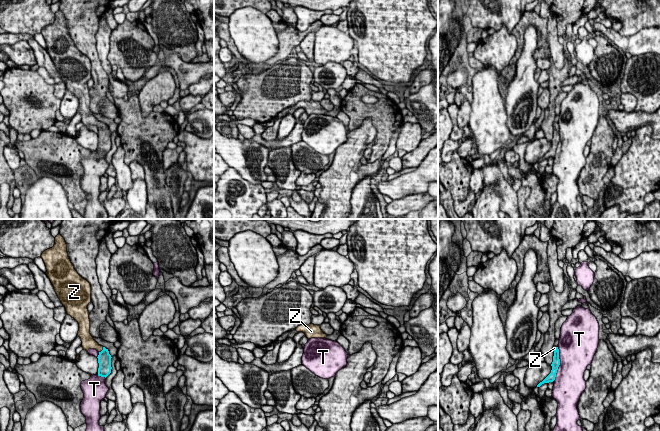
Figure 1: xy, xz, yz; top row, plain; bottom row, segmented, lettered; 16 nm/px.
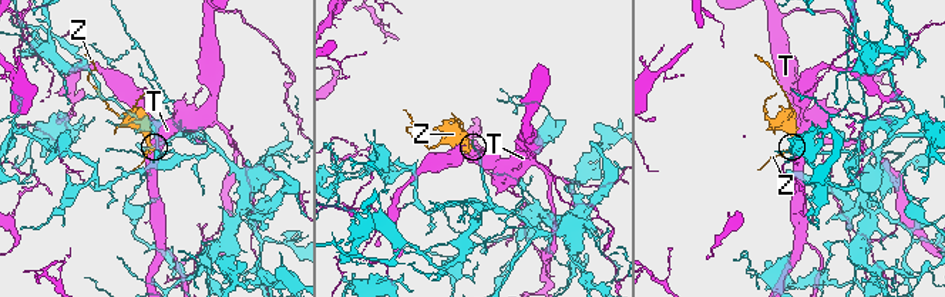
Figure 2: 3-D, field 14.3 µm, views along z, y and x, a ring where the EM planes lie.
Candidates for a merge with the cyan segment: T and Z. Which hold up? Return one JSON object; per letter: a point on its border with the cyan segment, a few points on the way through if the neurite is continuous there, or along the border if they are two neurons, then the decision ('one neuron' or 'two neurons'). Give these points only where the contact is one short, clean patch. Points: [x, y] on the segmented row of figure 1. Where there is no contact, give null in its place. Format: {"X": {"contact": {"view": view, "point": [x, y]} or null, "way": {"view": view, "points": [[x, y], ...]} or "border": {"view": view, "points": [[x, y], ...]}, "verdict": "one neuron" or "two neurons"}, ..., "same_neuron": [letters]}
{"T": {"contact": {"view": "yz", "point": [559, 364]}, "verdict": "two neurons"}, "Z": {"contact": {"view": "xy", "point": [102, 350]}, "way": {"view": "xy", "points": [[104, 358], [102, 350], [89, 343]]}, "verdict": "one neuron"}, "same_neuron": ["Z"]}

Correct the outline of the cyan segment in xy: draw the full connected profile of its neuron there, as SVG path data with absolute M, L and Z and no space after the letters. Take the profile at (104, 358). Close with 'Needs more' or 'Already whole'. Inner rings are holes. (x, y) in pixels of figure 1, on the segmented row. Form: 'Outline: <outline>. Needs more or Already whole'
Outline: M58 234L52 248L45 250L43 259L54 290L65 306L66 312L79 324L78 336L84 350L96 349L98 355L98 376L107 377L111 373L111 355L108 349L99 345L90 334L90 319L87 306L91 301L91 285L74 269L67 252L64 238Z. Needs more

